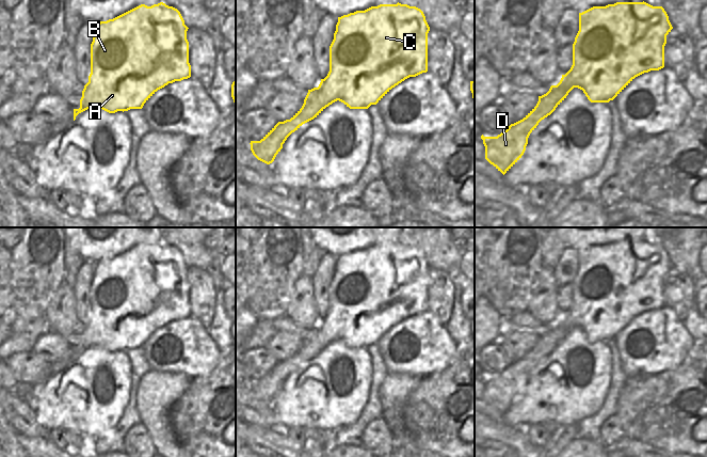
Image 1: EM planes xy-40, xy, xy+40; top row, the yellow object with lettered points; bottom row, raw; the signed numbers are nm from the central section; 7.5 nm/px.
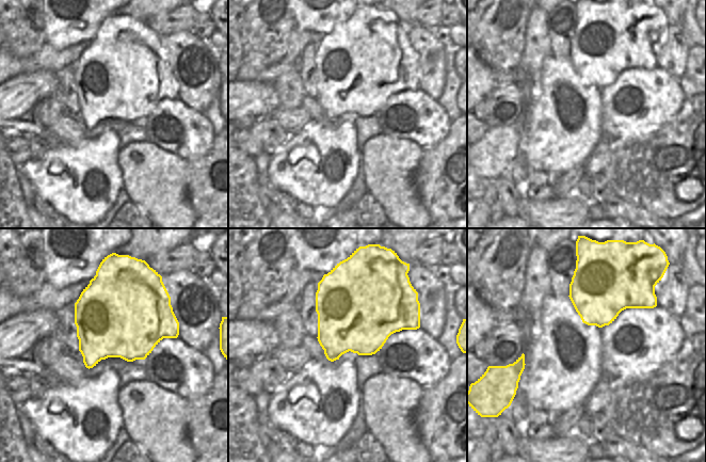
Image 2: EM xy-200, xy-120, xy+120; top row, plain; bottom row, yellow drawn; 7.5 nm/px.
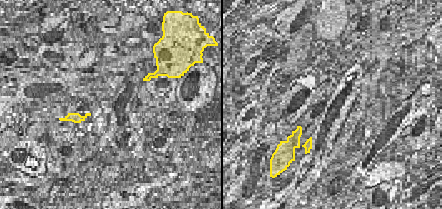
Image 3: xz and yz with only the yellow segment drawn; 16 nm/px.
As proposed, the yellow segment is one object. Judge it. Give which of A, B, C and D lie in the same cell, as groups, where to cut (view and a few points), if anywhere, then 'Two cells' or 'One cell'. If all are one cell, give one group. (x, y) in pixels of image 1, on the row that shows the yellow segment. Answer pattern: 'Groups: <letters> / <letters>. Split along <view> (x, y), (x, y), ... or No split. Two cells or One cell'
Groups: A B C D. No split. One cell.

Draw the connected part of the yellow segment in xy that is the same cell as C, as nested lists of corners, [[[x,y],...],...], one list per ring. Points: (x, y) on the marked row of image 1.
[[[380,4],[338,17],[330,46],[330,72],[318,88],[308,90],[302,108],[290,119],[278,122],[260,141],[251,141],[251,151],[260,161],[270,164],[287,138],[303,124],[317,117],[326,107],[339,100],[350,109],[368,109],[376,105],[392,88],[409,77],[428,72],[428,33],[430,27],[423,12],[407,4]]]

